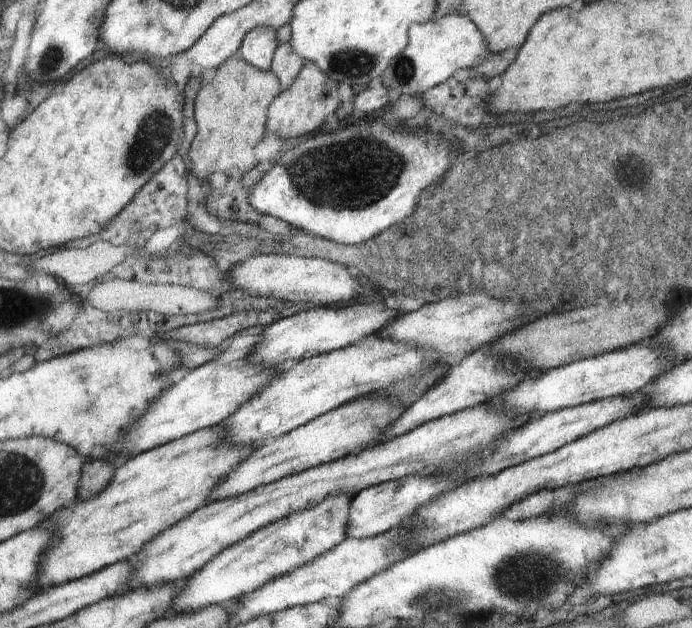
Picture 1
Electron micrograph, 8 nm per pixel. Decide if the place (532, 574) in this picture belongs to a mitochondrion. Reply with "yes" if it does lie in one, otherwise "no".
yes

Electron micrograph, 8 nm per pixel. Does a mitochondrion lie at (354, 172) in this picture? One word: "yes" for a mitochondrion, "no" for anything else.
yes

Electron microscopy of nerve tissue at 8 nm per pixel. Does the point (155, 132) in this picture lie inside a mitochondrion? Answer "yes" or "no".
yes

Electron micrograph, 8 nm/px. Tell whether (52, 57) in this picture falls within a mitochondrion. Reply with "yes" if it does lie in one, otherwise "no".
yes

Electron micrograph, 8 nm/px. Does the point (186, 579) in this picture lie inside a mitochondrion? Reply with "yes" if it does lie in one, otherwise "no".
no

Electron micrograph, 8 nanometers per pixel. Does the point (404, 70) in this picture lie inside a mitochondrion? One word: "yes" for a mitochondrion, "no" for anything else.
yes

